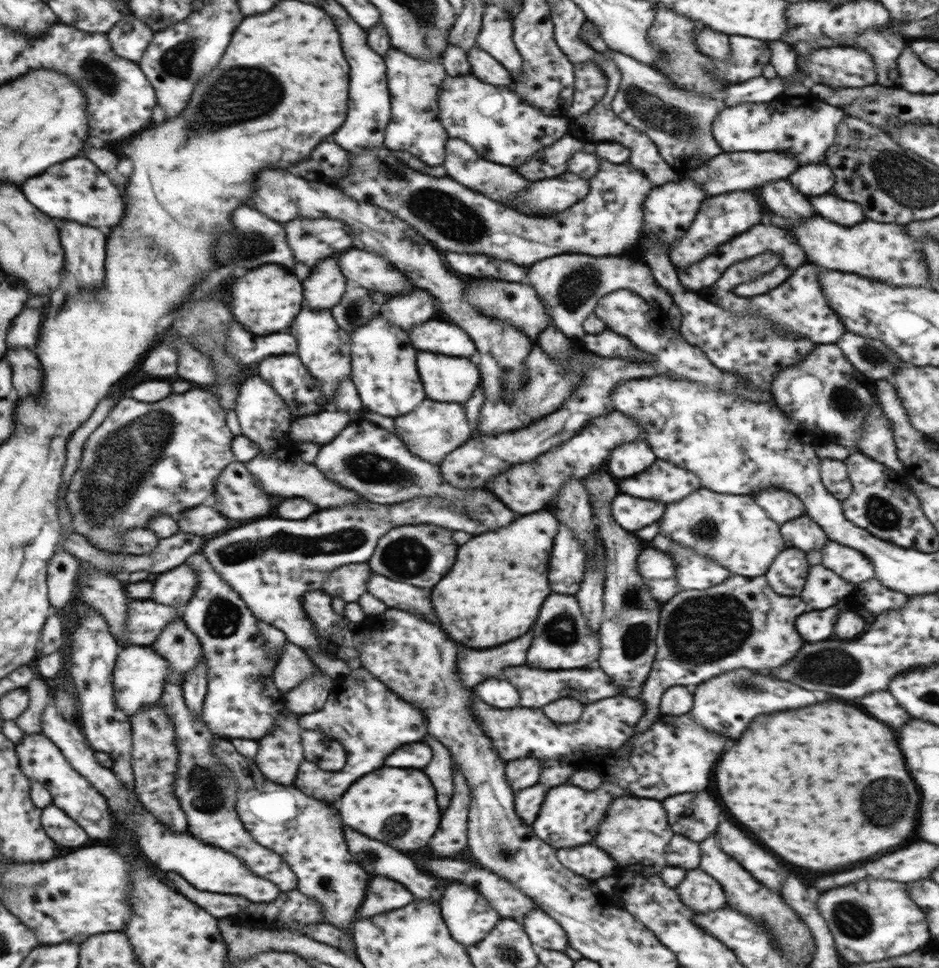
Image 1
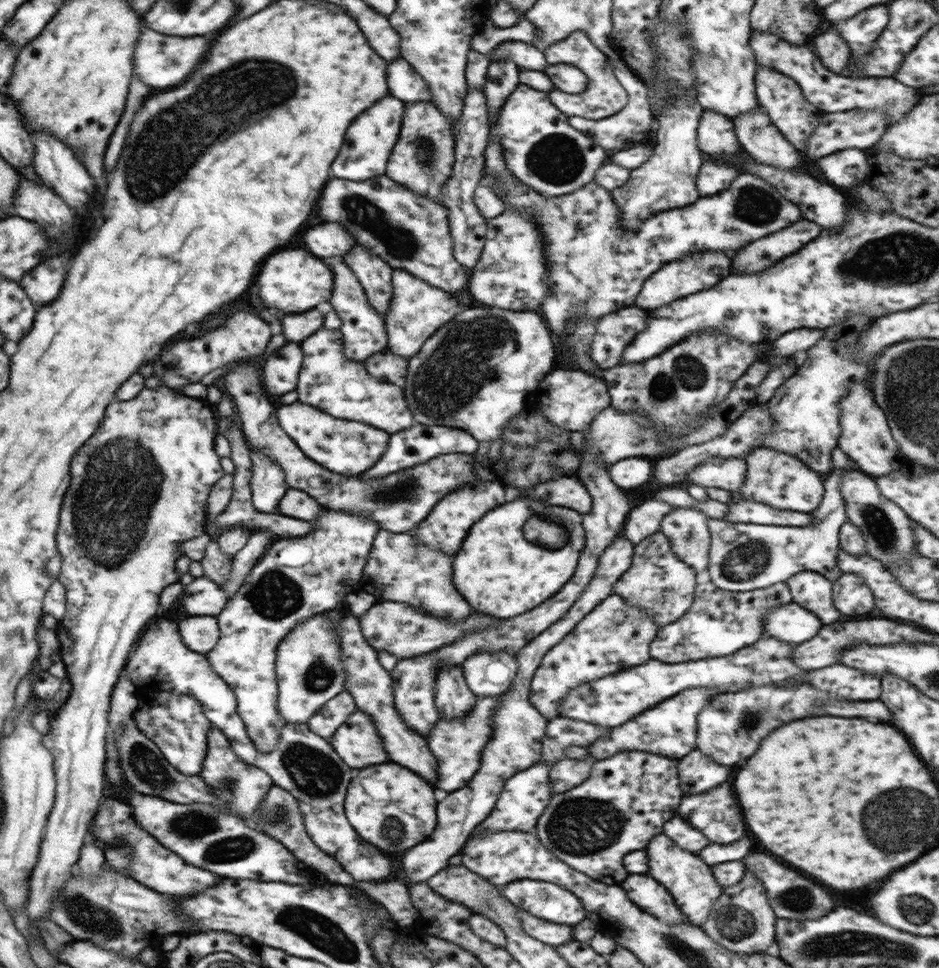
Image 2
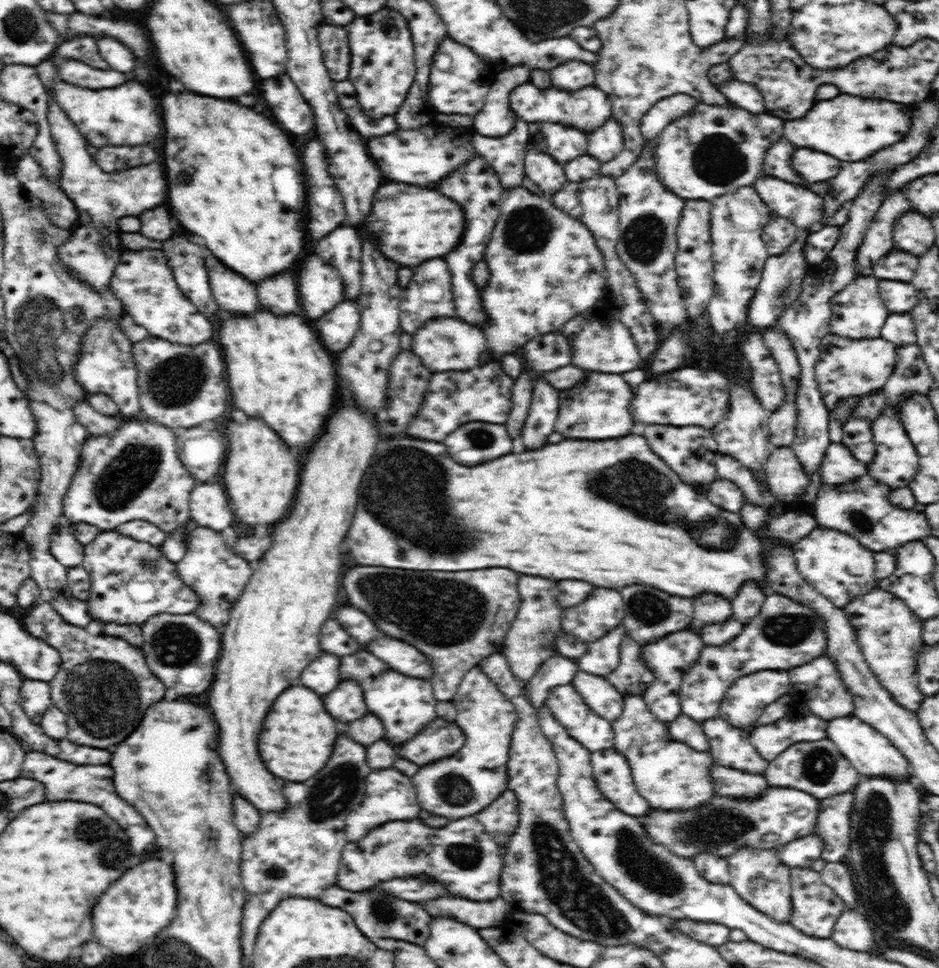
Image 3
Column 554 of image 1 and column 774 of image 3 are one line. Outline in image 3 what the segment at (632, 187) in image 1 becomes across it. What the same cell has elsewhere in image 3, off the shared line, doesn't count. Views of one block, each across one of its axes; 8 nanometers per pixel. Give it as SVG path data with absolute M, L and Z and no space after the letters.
M774 214L764 226L761 238L769 256L780 256L796 242L799 233L800 229L790 219Z

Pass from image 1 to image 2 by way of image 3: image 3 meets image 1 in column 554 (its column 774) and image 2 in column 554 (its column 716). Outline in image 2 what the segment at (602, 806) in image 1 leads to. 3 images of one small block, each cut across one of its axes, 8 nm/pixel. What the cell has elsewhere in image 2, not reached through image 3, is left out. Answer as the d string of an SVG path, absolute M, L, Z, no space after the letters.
M618 752L612 758L599 760L581 785L550 799L534 833L554 857L570 868L608 886L621 883L629 875L622 870L622 856L644 850L651 838L662 834L664 822L678 814L682 792L678 790L676 764L670 756L646 752Z

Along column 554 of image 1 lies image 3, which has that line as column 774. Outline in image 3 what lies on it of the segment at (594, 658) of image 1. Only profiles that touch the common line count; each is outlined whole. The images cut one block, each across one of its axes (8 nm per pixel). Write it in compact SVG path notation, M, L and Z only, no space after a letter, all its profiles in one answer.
M768 593L759 613L743 626L736 638L720 646L705 644L700 656L685 670L679 690L681 712L701 723L718 718L721 700L738 678L761 670L789 671L820 657L826 645L823 618L817 612L786 596Z

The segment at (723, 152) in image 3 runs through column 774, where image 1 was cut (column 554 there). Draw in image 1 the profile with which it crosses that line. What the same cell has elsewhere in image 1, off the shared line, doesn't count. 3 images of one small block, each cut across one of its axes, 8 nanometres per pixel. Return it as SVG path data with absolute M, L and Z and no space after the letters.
M472 74L447 76L441 82L437 101L438 118L449 138L461 138L486 160L512 168L524 165L569 130L569 116L544 114L529 102L522 102L509 87L486 84Z

